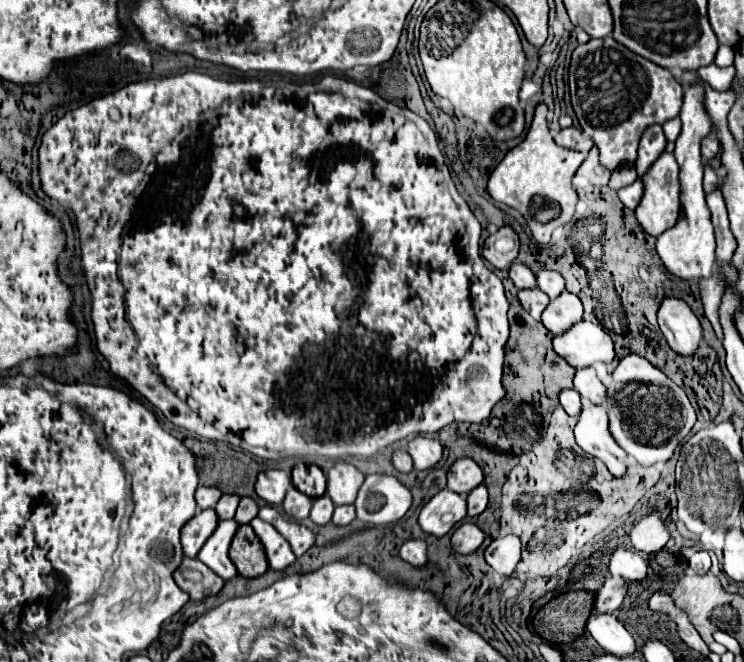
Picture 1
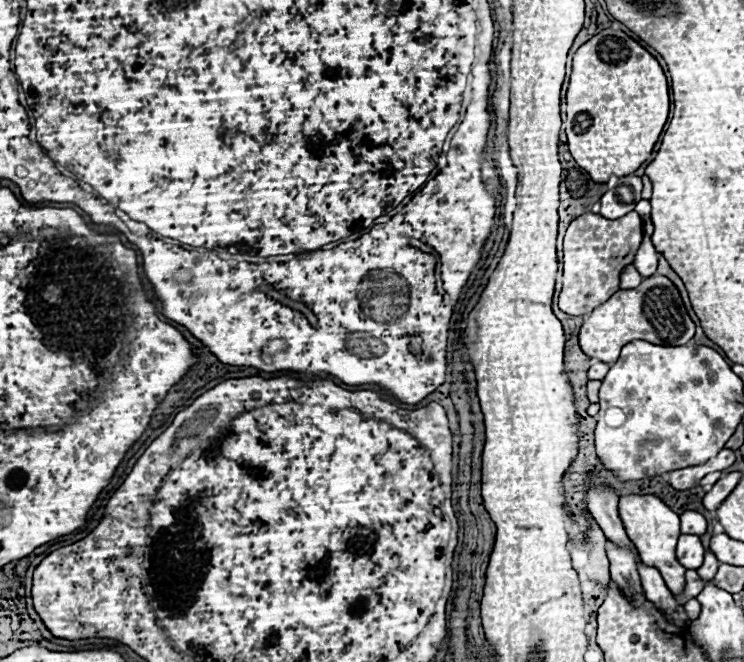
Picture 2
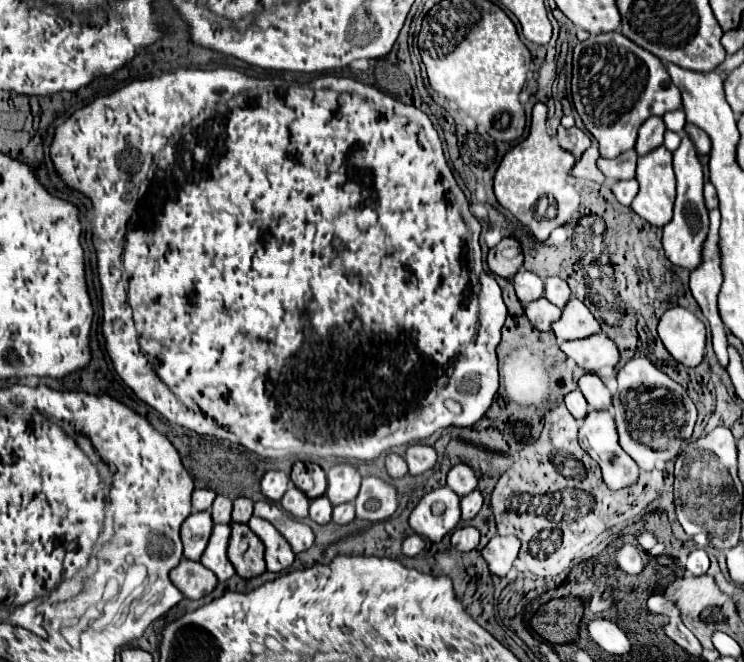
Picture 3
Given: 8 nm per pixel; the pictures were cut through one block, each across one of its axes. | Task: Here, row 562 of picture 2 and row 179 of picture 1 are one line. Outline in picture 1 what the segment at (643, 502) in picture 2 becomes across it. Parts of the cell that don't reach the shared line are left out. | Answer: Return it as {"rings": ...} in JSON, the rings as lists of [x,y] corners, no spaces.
{"rings":[[[664,152],[664,156],[660,156],[650,172],[644,176],[644,198],[636,208],[636,218],[650,236],[658,238],[662,232],[678,222],[680,206],[679,166],[673,154]]]}

